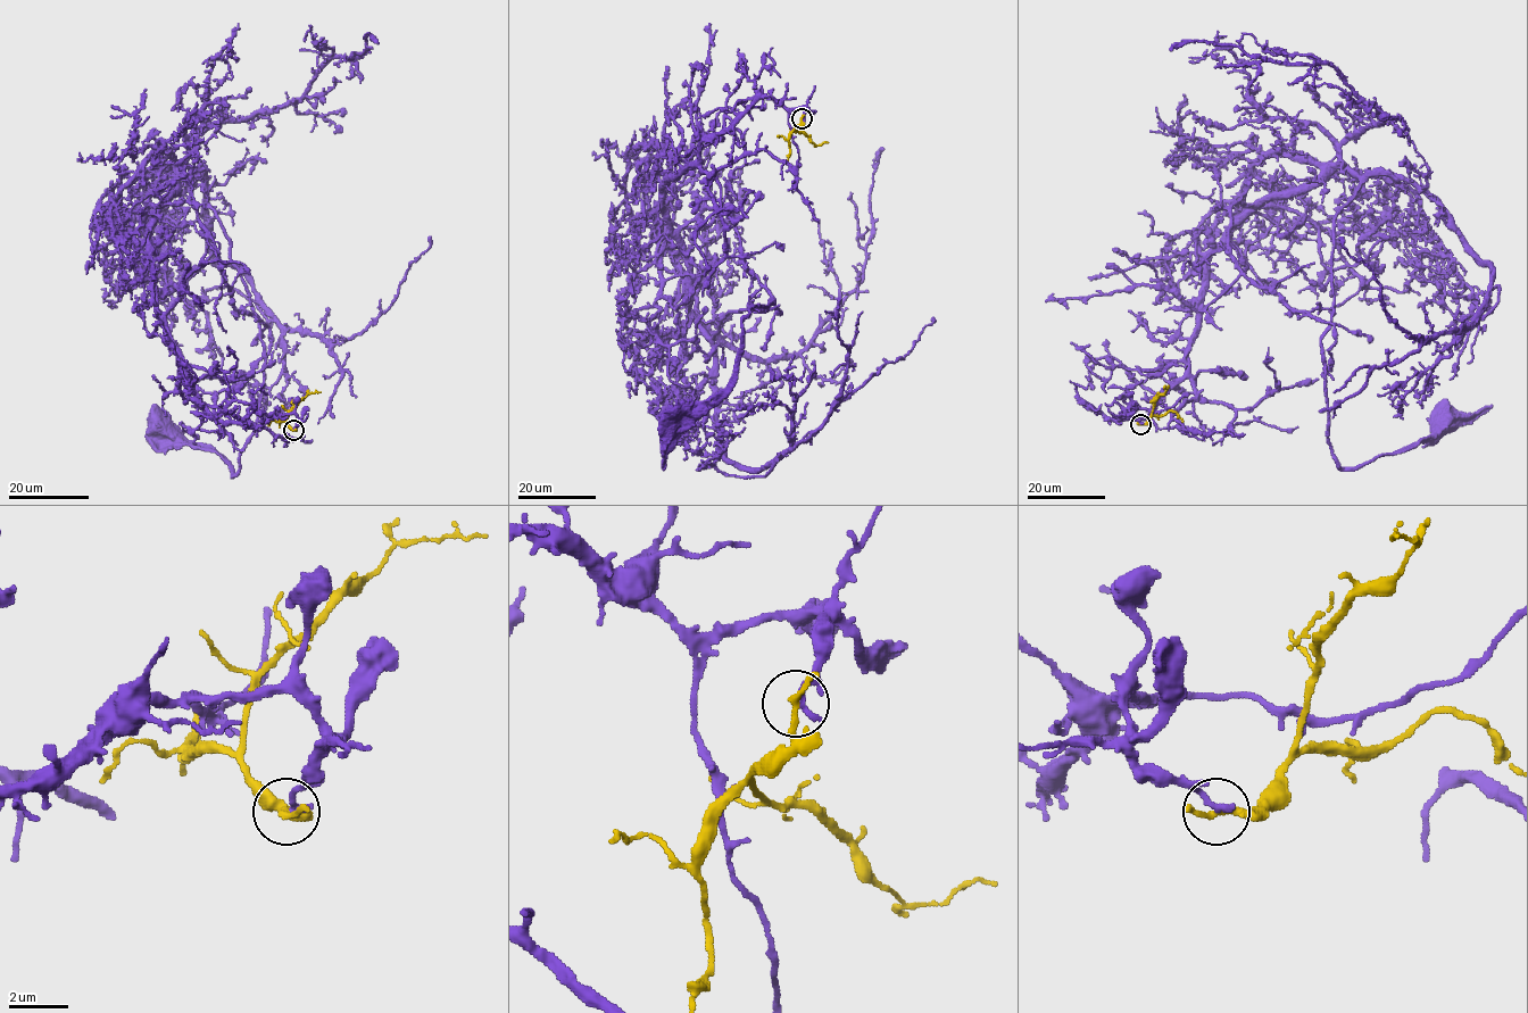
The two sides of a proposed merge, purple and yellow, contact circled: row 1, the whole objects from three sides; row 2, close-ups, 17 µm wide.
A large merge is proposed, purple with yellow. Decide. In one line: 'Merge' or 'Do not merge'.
Do not merge

